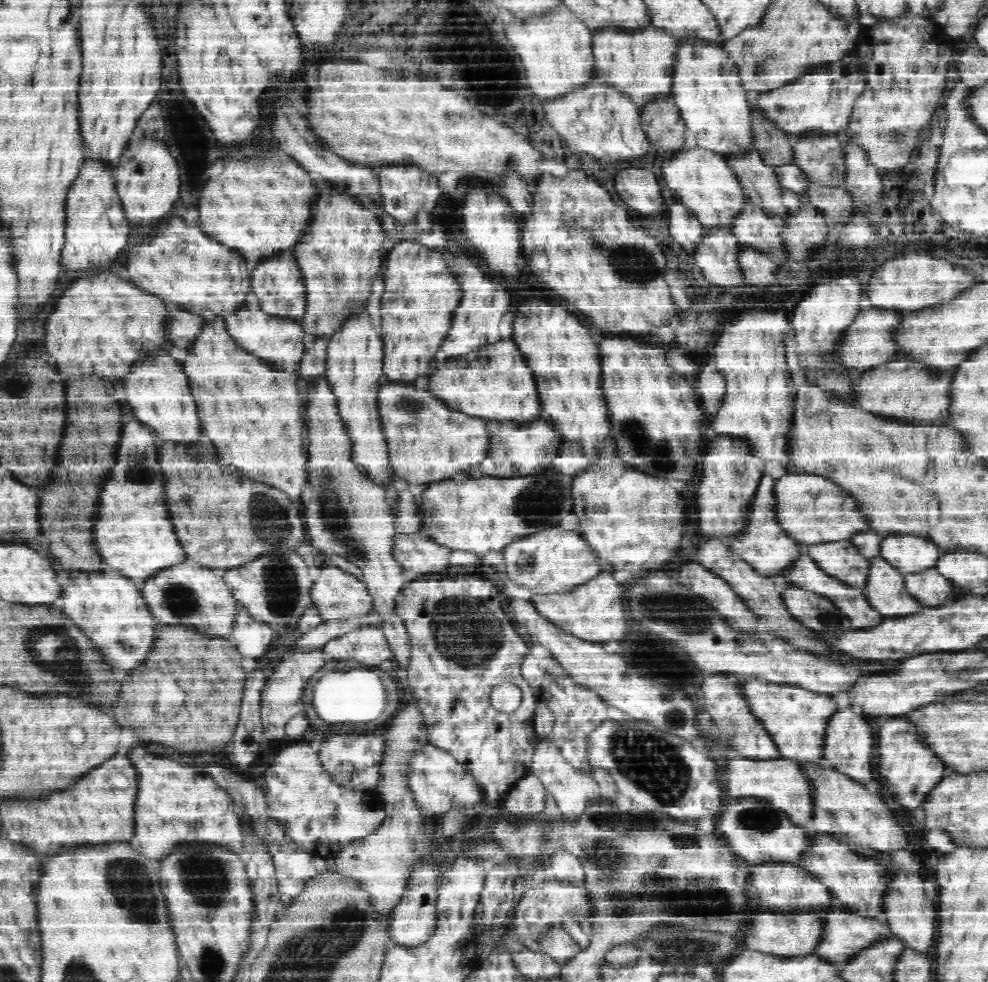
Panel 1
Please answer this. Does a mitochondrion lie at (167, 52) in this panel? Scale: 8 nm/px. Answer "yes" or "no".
no

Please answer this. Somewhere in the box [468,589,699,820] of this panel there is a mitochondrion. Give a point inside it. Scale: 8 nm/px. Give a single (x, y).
(652, 762)

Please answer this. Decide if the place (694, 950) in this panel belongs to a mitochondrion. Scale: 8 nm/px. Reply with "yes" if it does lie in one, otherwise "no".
yes

